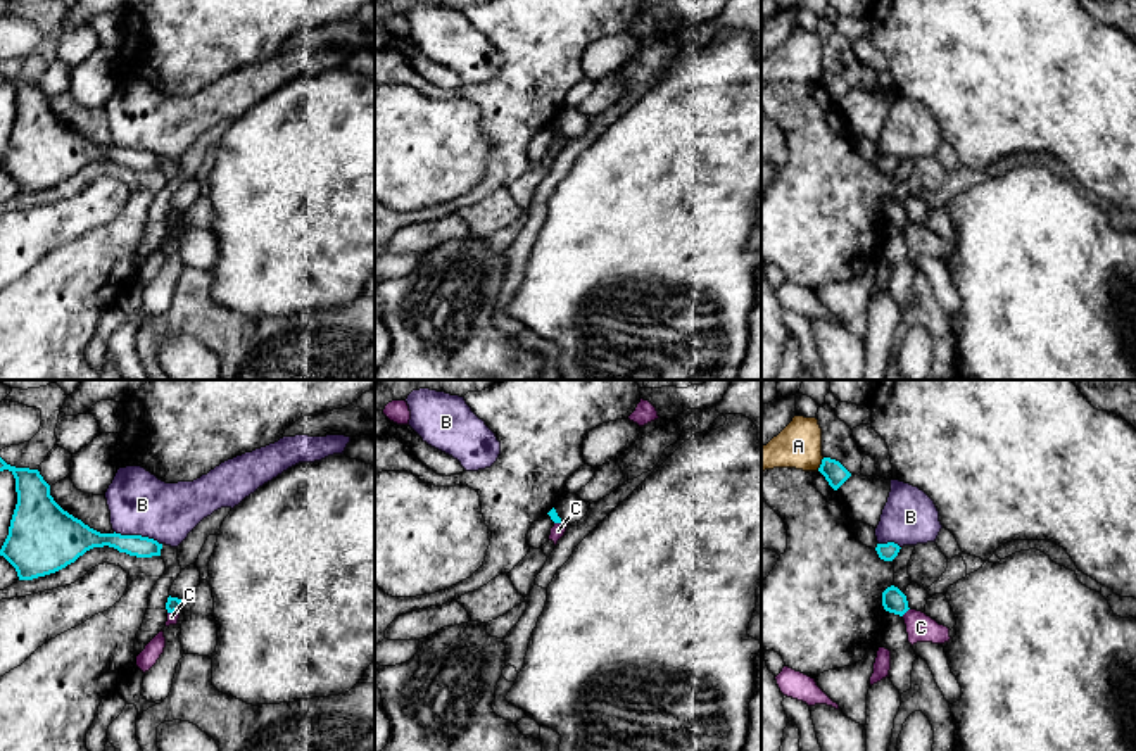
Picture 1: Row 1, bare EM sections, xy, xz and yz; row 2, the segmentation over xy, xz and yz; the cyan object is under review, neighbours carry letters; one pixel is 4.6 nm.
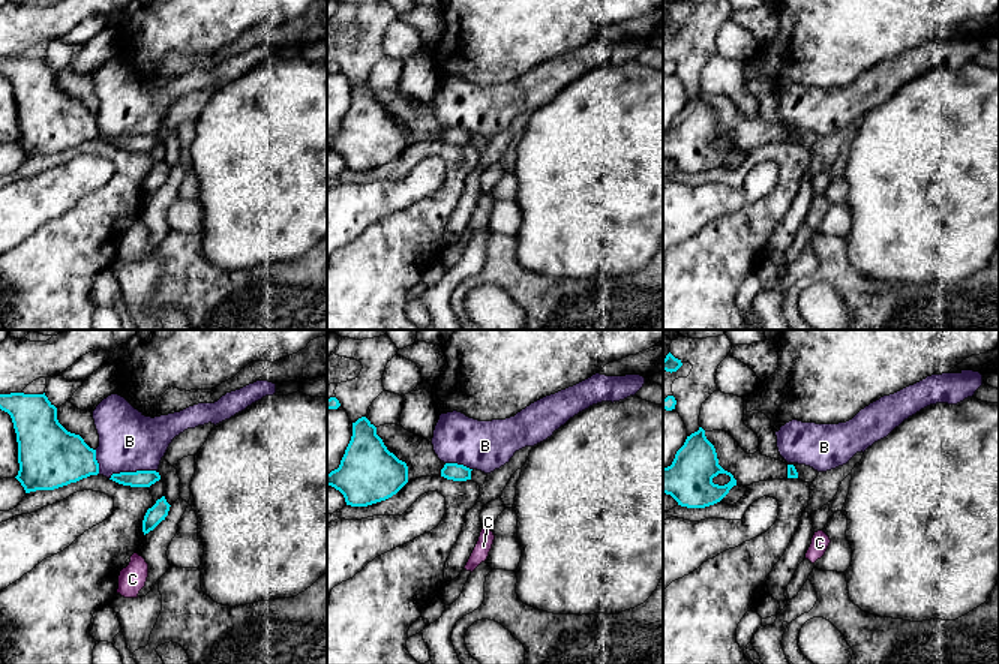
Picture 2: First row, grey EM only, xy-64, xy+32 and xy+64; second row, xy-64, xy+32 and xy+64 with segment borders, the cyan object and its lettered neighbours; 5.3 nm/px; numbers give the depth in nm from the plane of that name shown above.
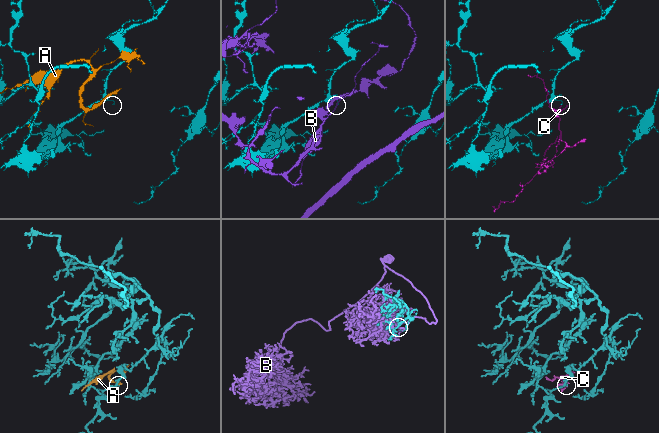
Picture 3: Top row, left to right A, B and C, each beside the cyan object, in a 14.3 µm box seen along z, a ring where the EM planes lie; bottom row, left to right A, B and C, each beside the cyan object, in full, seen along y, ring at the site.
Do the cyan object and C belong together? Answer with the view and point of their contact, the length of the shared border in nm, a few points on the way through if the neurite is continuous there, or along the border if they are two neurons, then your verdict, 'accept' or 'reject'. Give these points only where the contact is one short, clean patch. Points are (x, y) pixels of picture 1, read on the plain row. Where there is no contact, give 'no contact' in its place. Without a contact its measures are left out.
yz (905, 225) | 50 nm | along yz (908, 221), (902, 228) | reject

